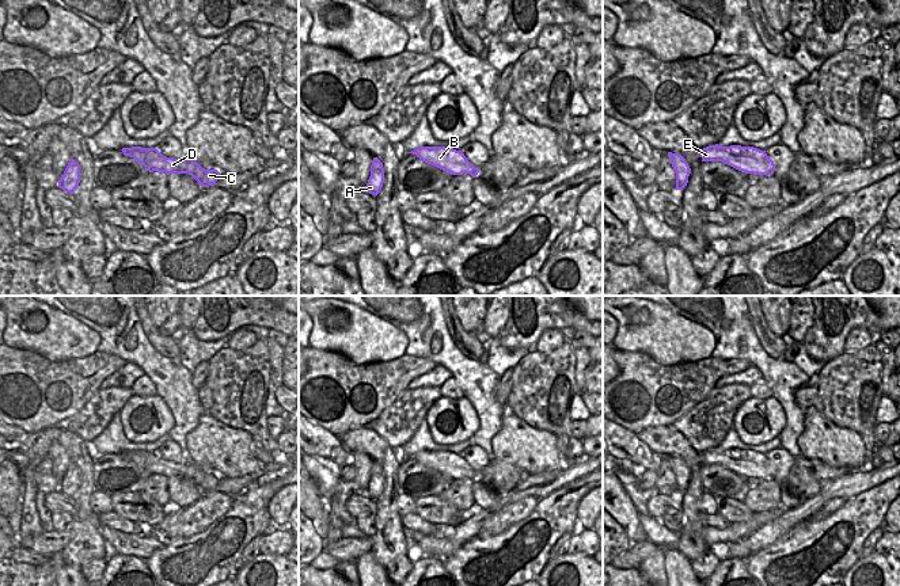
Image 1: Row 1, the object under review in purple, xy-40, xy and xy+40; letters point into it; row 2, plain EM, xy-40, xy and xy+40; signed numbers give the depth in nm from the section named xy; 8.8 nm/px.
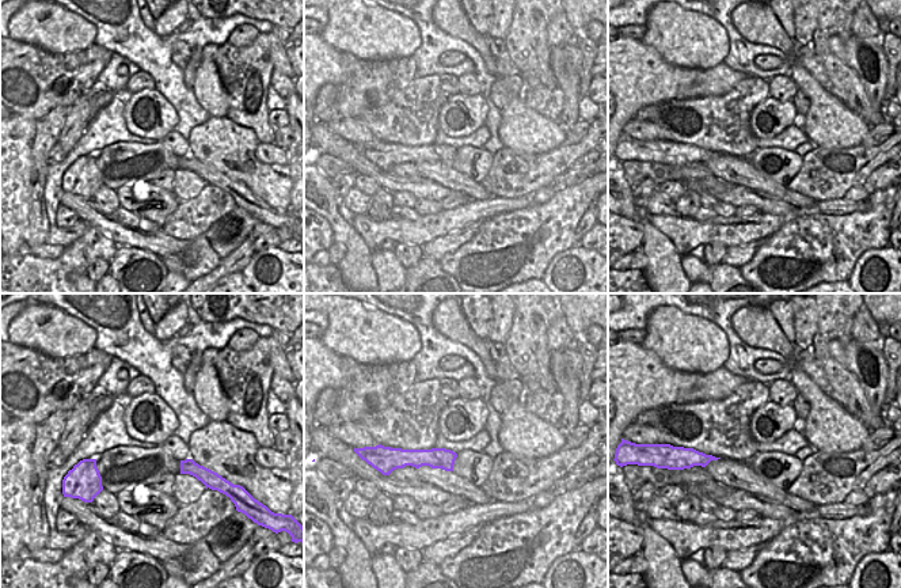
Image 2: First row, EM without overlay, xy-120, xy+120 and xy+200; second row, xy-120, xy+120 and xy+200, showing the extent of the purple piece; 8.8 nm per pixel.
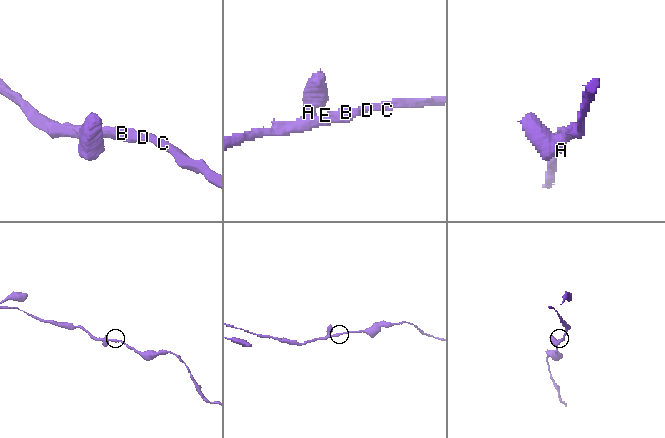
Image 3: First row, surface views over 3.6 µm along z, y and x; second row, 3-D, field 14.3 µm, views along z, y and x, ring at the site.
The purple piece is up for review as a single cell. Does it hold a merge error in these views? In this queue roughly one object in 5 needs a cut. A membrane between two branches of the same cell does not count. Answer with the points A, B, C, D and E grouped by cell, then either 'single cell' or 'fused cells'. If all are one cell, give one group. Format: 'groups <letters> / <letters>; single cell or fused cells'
groups A B C D E; single cell

